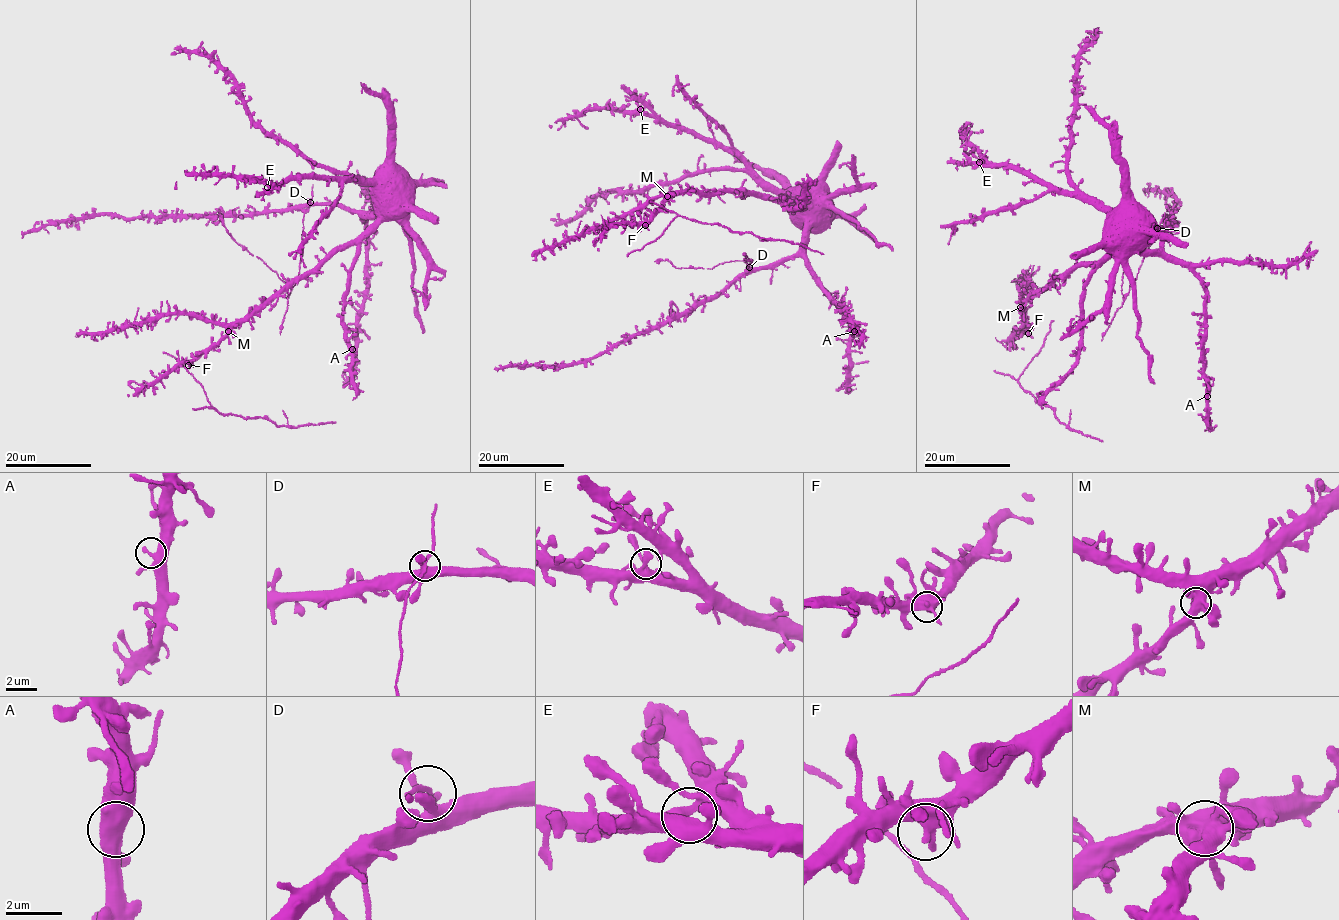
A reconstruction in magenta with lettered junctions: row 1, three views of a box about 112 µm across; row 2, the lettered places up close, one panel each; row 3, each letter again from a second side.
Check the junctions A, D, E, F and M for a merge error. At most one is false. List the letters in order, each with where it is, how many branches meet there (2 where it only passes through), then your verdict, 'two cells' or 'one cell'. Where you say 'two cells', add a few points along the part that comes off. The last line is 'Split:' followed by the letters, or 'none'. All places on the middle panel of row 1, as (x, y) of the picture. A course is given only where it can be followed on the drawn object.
A: (854, 331) | 3 | one cell
D: (749, 267) | 4 | one cell
E: (640, 109) | 3 | one cell
F: (645, 225) | 4 | one cell
M: (667, 196) | 4 | one cell
Split: none

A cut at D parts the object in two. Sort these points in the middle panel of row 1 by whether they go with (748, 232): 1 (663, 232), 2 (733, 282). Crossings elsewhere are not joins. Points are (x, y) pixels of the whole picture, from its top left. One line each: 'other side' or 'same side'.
1: same side
2: same side

